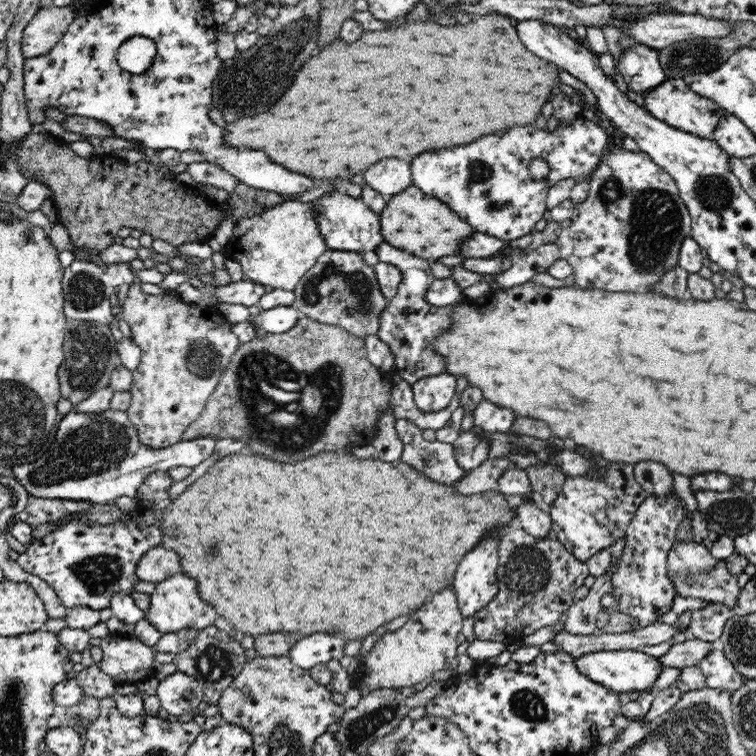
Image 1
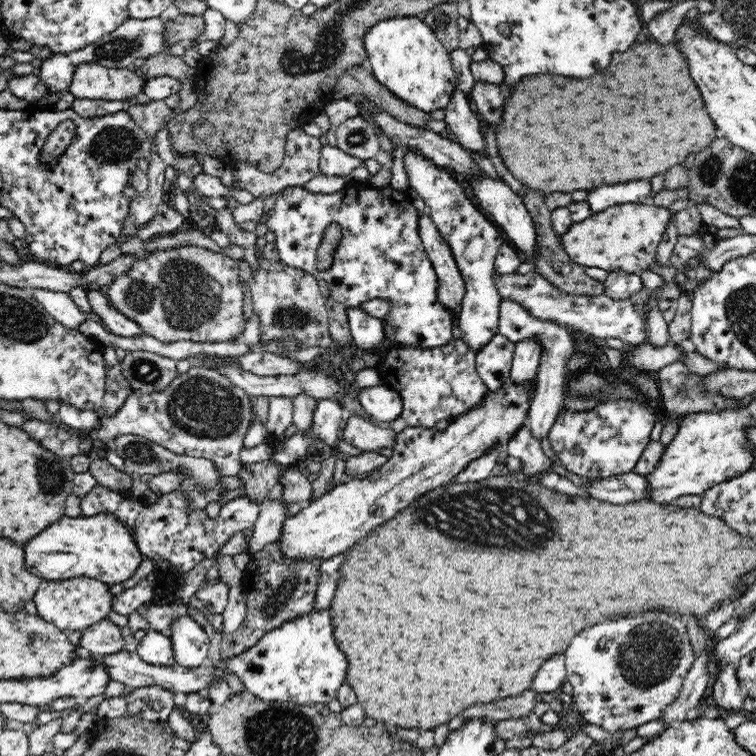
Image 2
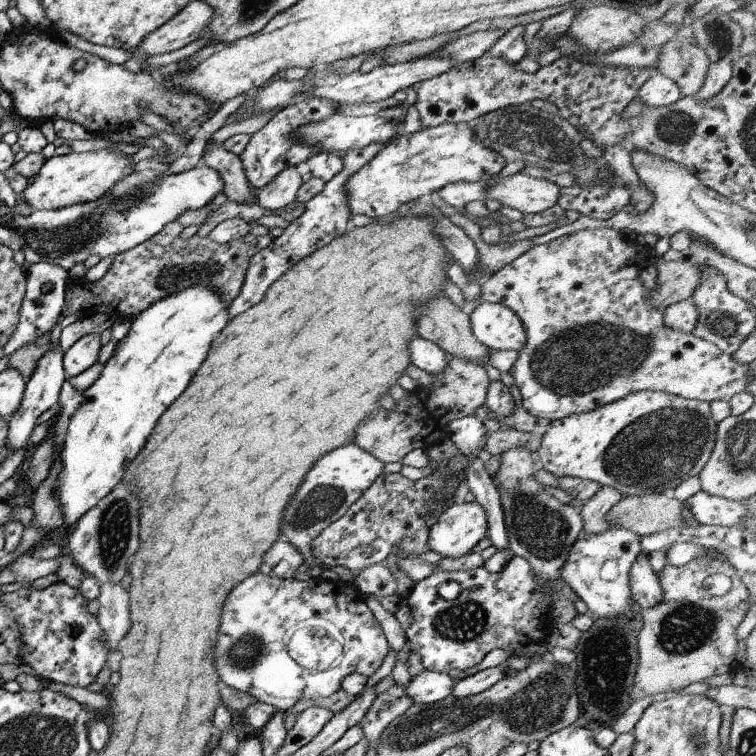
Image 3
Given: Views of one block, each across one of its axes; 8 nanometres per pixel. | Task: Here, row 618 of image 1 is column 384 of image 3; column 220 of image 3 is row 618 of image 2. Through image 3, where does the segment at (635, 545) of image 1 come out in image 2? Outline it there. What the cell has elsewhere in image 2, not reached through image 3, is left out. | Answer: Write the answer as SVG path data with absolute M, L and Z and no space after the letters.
M648 610L642 612L642 616L638 614L588 626L578 636L574 636L564 652L566 681L572 685L571 696L578 713L588 723L602 726L612 734L616 730L638 728L661 718L664 708L678 698L696 657L689 641L688 628L680 618L666 614L664 610Z

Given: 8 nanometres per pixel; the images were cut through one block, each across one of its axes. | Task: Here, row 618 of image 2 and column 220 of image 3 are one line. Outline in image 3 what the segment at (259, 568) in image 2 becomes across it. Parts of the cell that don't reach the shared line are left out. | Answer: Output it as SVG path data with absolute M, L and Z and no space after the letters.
M248 232L242 238L218 244L208 235L198 236L196 233L189 239L181 237L168 246L162 246L150 240L113 257L108 272L95 283L82 281L75 283L67 290L65 306L62 314L68 316L72 312L82 310L98 310L108 312L110 302L116 304L118 314L123 321L132 323L143 310L146 310L157 300L192 285L206 285L221 294L223 301L230 304L238 296L242 288L246 271L251 258L269 245L272 237L268 235L254 236Z

